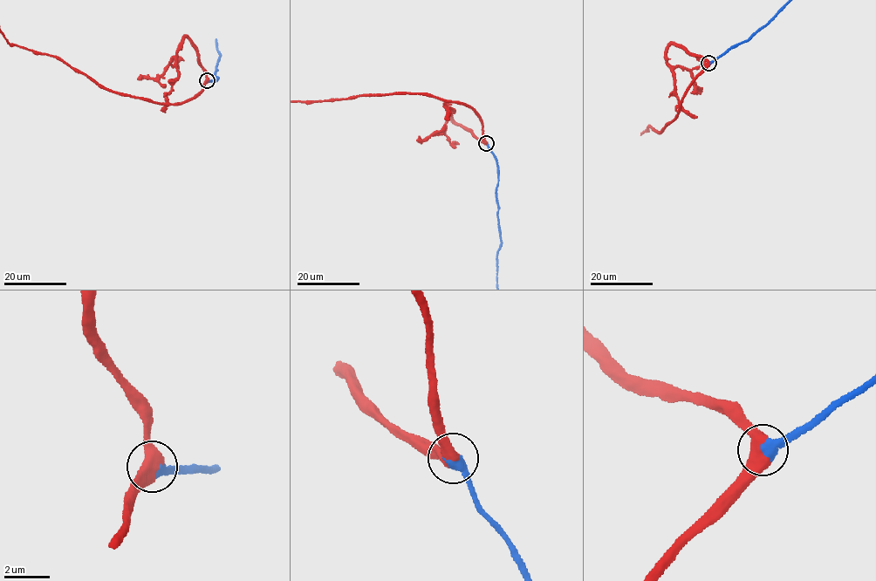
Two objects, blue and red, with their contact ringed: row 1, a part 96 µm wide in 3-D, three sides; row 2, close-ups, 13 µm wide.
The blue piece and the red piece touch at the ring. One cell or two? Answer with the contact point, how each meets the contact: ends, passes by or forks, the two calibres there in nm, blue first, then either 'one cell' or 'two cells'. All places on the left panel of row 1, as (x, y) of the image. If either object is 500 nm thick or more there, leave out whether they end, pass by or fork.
place (207, 80); calibres 550 and 550 nm; one cell

